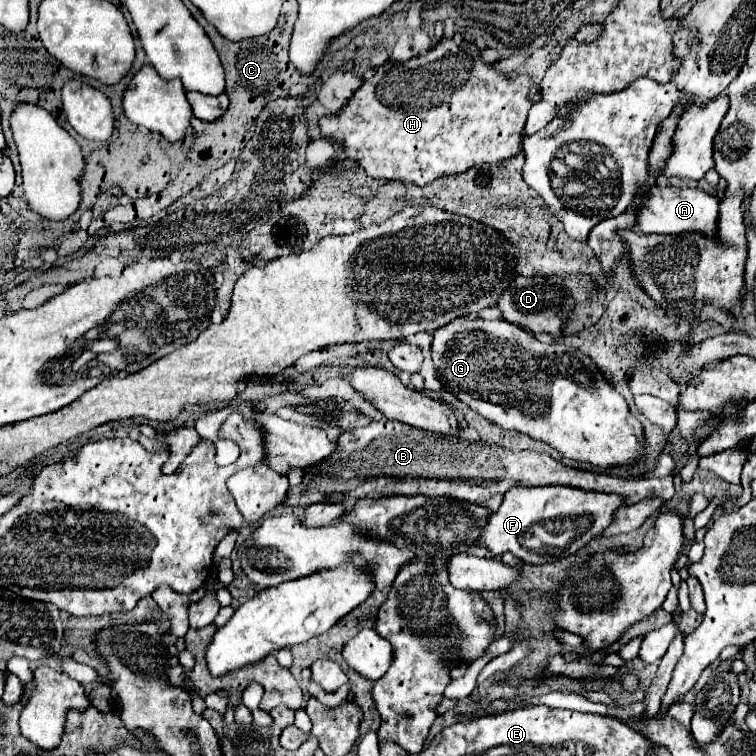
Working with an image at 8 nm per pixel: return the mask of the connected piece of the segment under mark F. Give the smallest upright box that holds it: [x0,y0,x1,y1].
[477,485,625,563]

